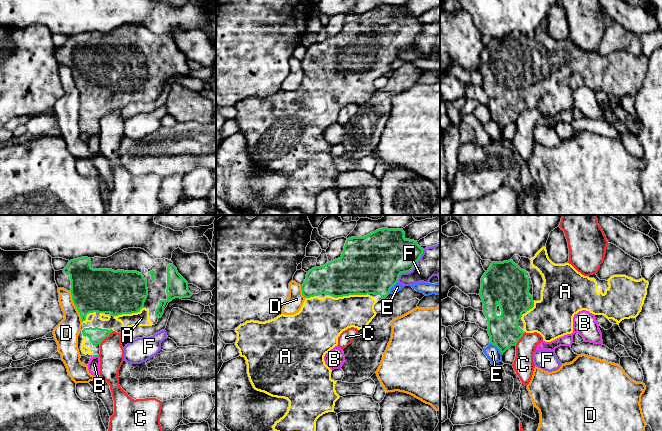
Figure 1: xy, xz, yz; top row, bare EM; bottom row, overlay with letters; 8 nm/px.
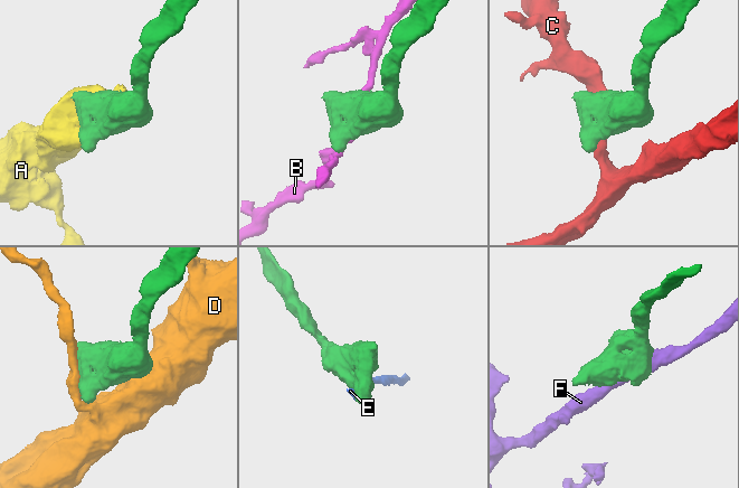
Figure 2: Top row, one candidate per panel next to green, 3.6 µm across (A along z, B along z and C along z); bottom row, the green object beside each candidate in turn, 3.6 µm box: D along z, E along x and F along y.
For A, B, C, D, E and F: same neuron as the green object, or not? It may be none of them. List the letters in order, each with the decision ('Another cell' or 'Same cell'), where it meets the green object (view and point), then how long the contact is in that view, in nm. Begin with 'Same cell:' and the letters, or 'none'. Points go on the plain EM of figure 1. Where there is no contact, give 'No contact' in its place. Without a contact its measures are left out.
Same cell: A
A: Same cell. Touches green at xz (353, 70). Shared border 260 nm
B: Another cell. Touches green at xy (95, 131). Shared border 50 nm
C: Another cell. Touches green at xy (106, 112). Shared border 160 nm
D: Another cell. Touches green at xy (75, 81). Shared border 260 nm
E: Another cell. Touches green at yz (497, 123). Shared border 140 nm
F: Another cell. Touches green at xz (411, 45). Shared border 340 nm

